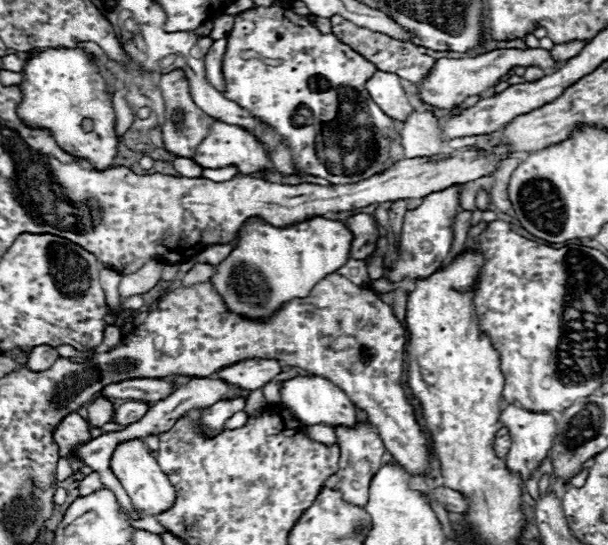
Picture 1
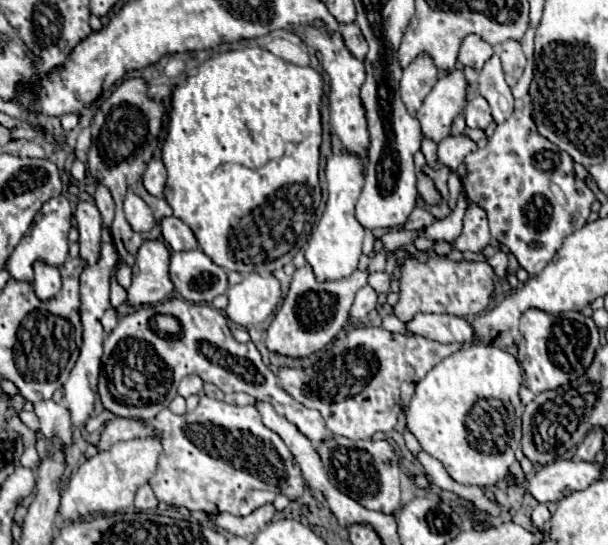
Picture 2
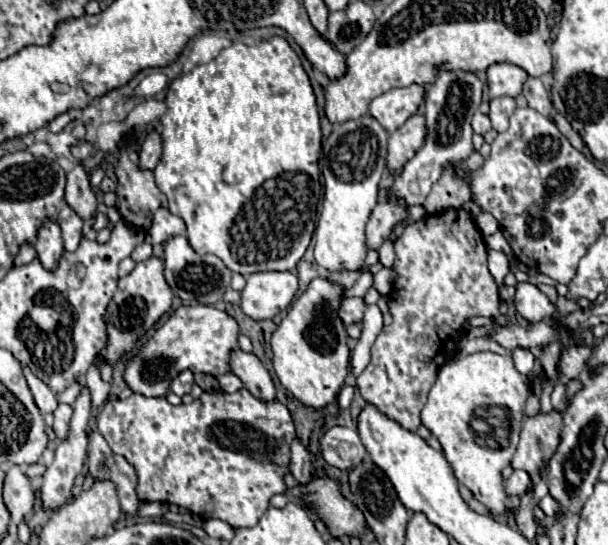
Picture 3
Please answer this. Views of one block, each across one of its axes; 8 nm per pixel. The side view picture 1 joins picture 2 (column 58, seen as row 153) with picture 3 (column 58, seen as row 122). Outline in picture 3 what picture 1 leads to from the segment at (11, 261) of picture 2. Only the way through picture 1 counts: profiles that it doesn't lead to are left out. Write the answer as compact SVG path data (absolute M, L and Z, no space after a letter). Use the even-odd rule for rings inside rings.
M64 206L56 216L56 224L60 226L60 232L62 232L64 250L66 252L76 250L76 246L82 240L82 224L84 224L82 218L70 206Z

